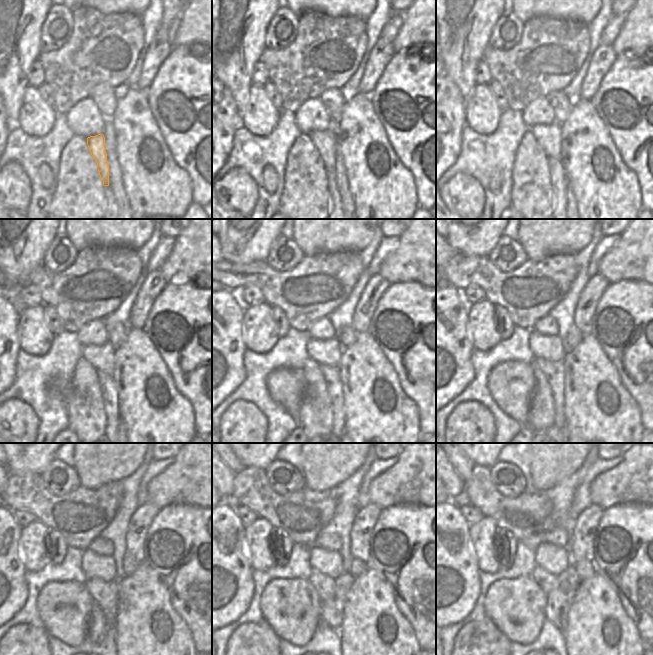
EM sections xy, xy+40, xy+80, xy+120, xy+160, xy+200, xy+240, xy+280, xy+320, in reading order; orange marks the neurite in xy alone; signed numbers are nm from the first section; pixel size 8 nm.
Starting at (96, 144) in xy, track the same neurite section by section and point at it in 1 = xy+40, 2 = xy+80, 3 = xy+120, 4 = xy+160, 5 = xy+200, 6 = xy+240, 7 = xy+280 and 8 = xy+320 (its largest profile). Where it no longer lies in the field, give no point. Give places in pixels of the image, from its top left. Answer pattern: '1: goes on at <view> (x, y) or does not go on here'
1: goes on at xy+40 (325, 141)
2: goes on at xy+80 (548, 136)
3: goes on at xy+120 (102, 358)
4: goes on at xy+160 (328, 352)
5: goes on at xy+200 (550, 348)
6: goes on at xy+240 (94, 566)
7: goes on at xy+280 (328, 562)
8: goes on at xy+320 (550, 557)

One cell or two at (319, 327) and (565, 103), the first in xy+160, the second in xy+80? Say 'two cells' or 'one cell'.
two cells

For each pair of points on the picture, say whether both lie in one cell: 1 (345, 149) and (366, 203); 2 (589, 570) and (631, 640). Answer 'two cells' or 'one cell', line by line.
1: one cell
2: two cells

